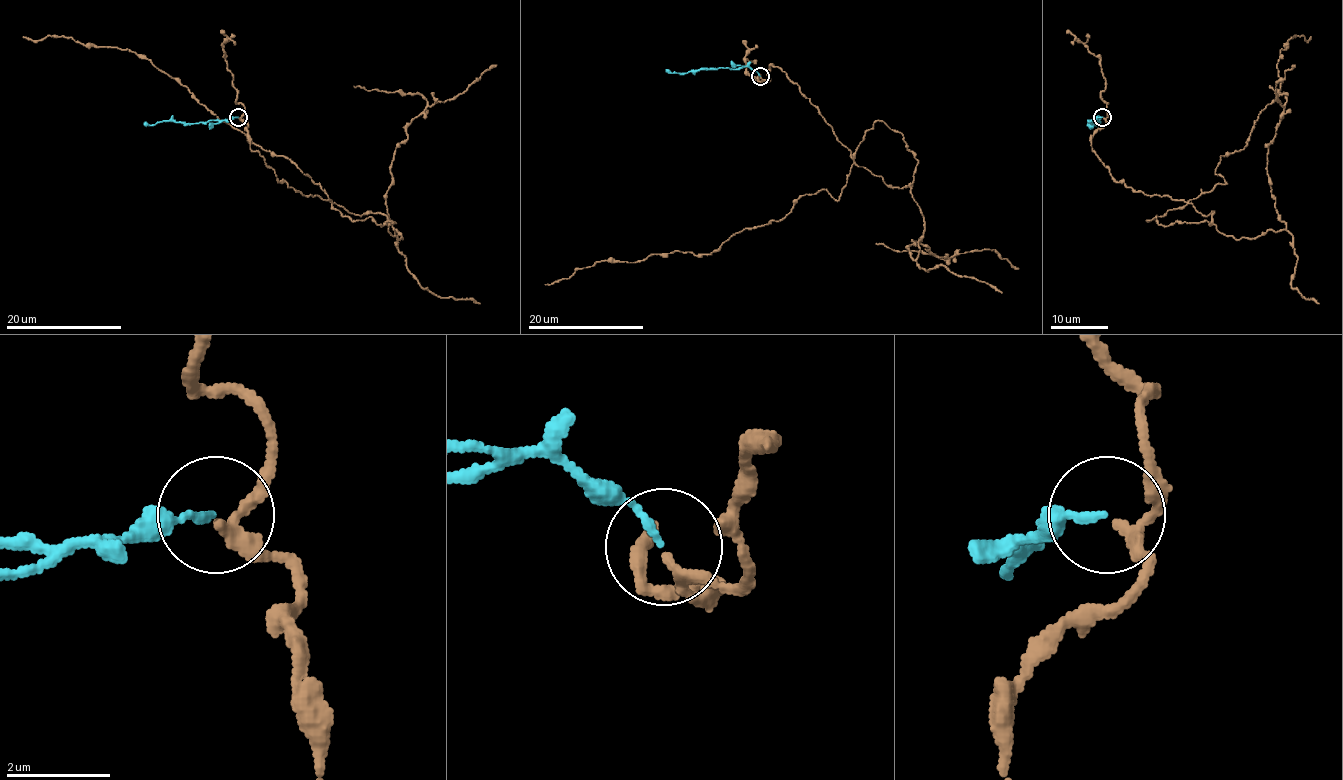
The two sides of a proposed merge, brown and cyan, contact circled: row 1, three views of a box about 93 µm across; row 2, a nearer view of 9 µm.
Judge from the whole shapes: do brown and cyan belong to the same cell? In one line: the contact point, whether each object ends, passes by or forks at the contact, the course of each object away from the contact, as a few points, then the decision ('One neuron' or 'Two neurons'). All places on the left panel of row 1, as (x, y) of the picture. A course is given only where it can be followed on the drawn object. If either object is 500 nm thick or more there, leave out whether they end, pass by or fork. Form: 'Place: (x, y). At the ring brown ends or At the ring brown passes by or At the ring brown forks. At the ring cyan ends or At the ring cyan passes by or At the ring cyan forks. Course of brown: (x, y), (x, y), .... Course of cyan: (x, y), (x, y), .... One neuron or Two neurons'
Place: (238, 117). At the ring brown passes by. At the ring cyan ends. Course of brown: (239, 118), (278, 181), (331, 201), (291, 161), (133, 51), (22, 37). Course of cyan: (239, 116), (224, 121), (182, 124), (158, 121), (143, 125). One neuron

